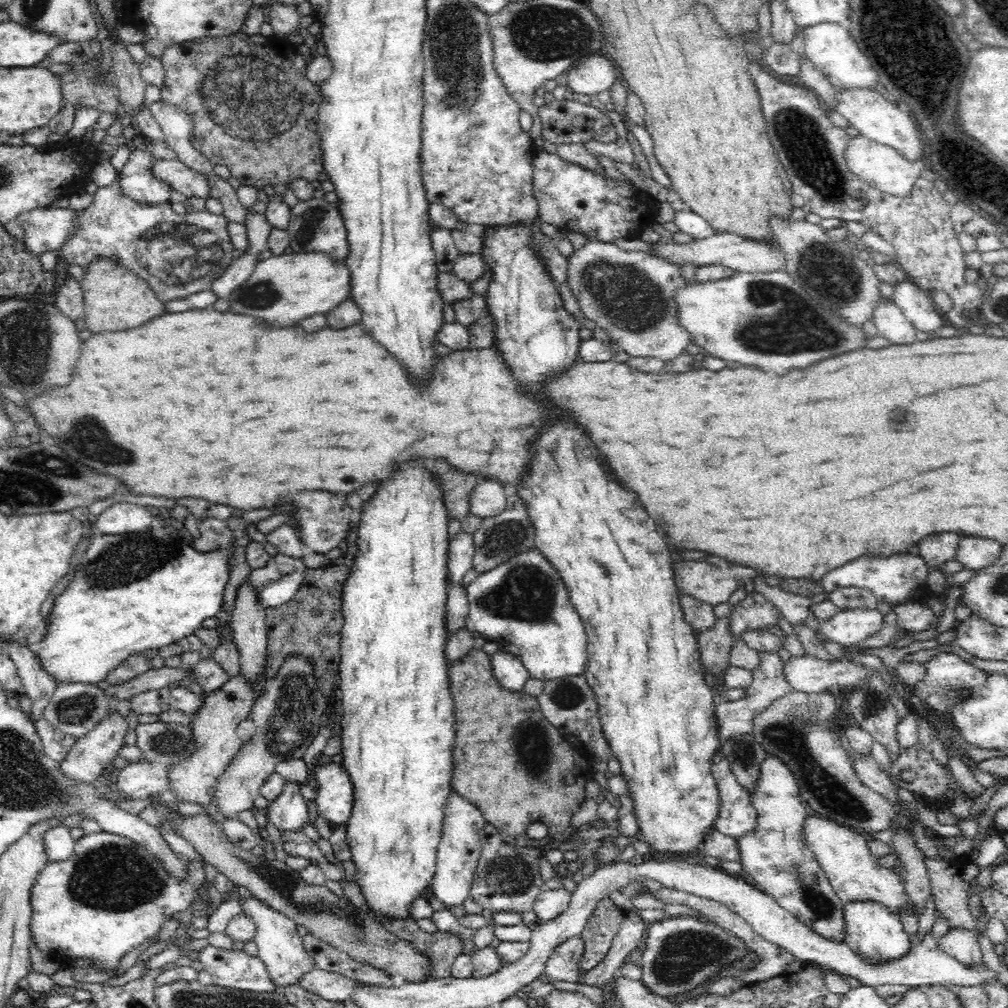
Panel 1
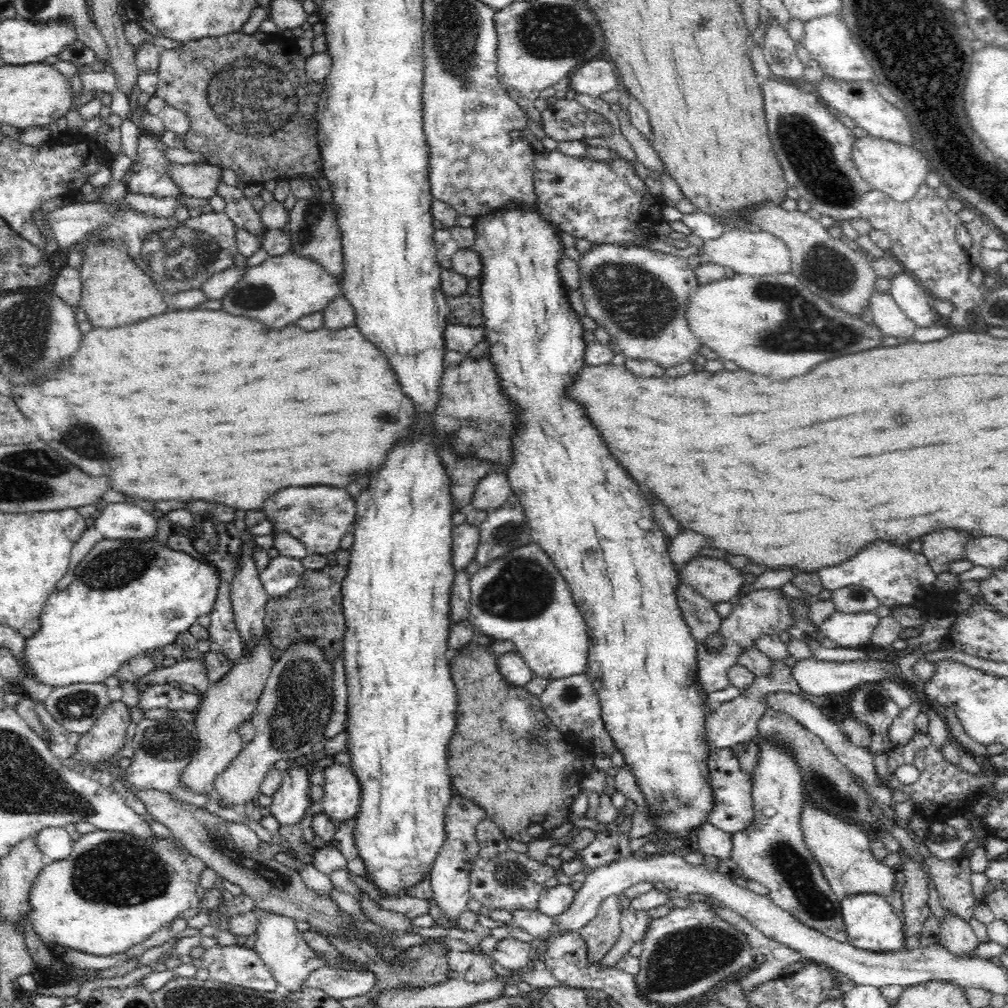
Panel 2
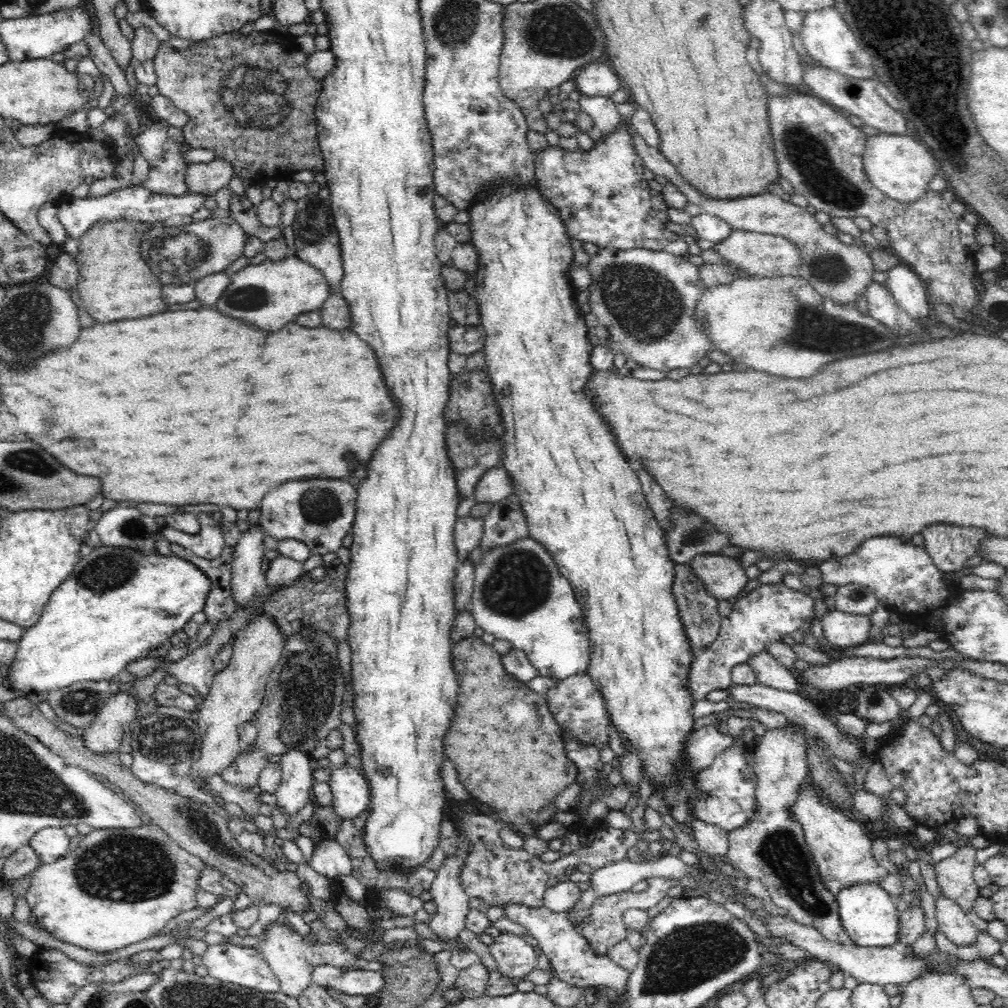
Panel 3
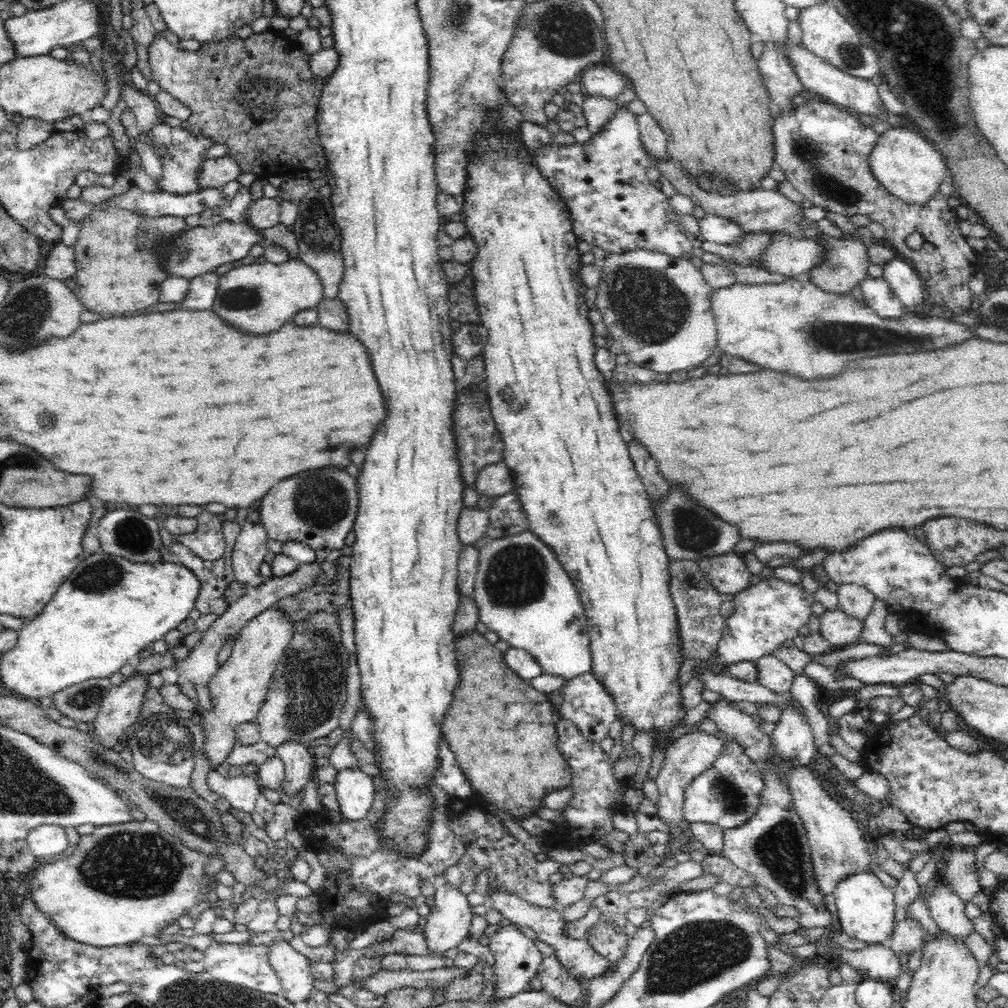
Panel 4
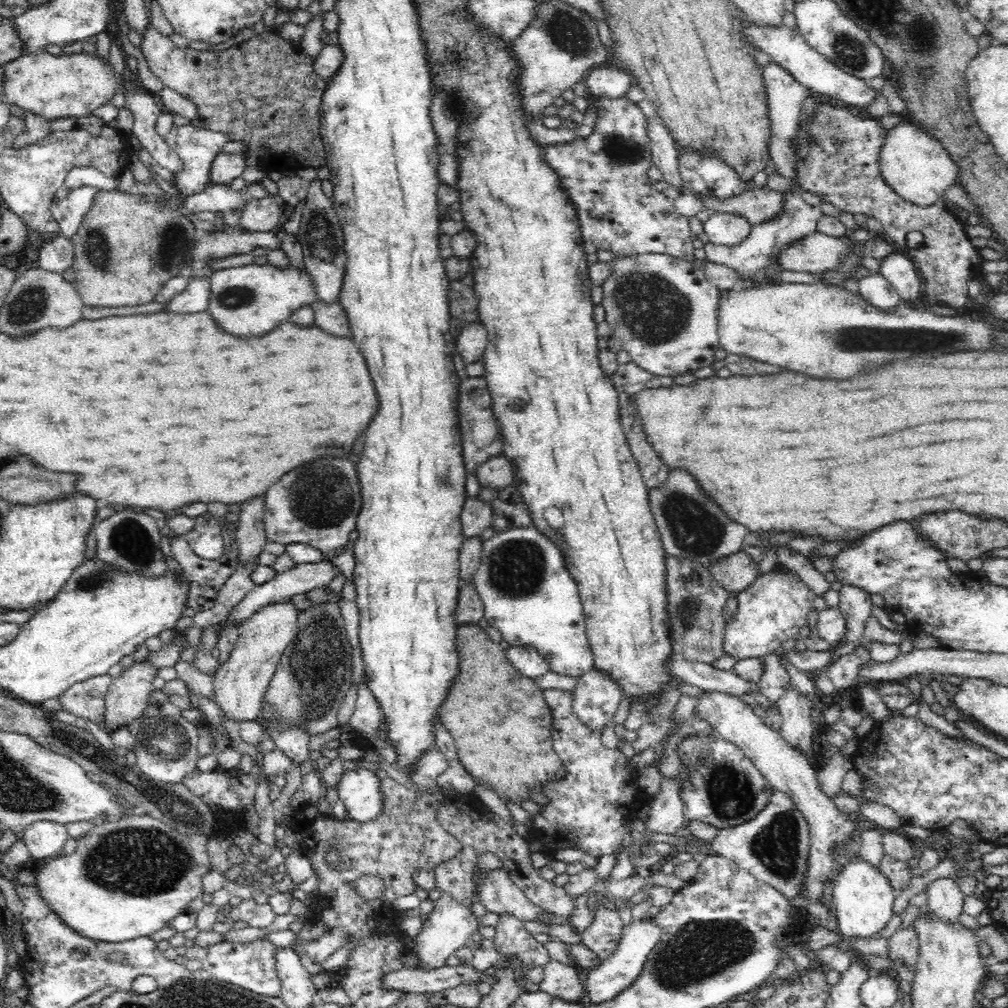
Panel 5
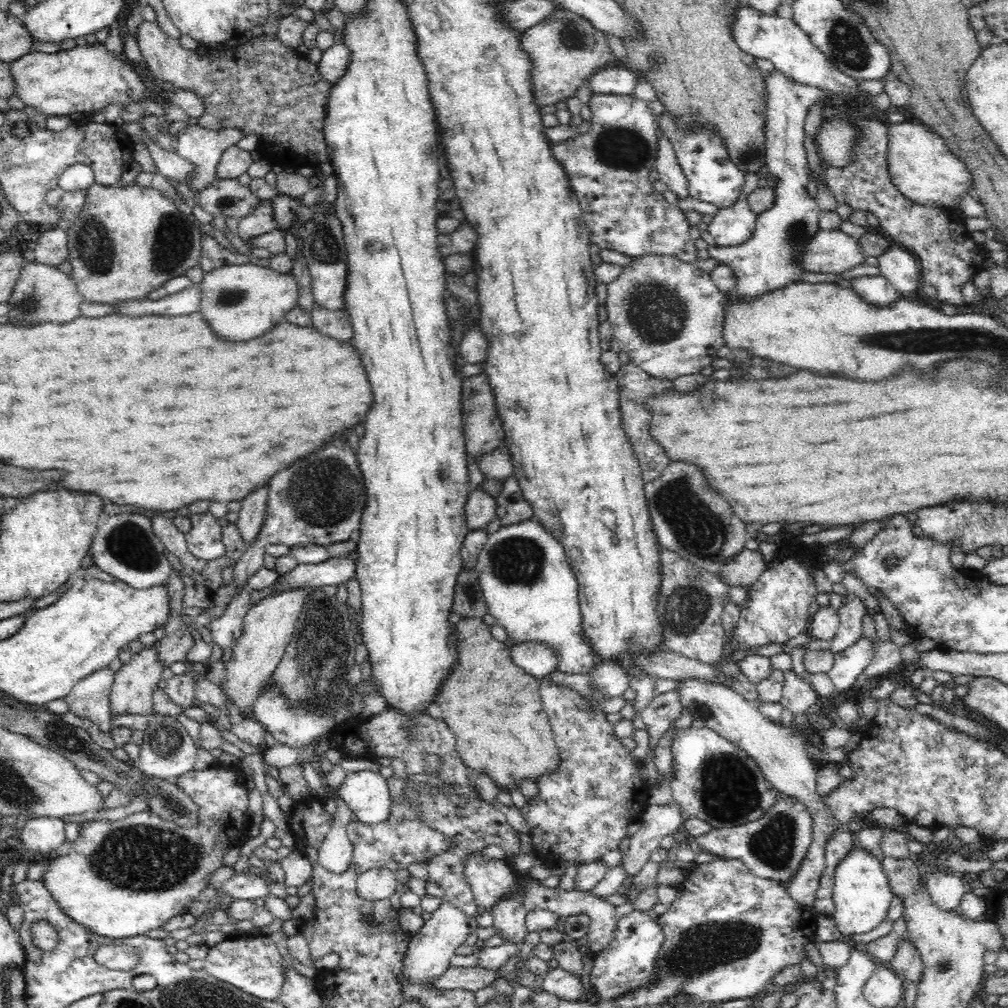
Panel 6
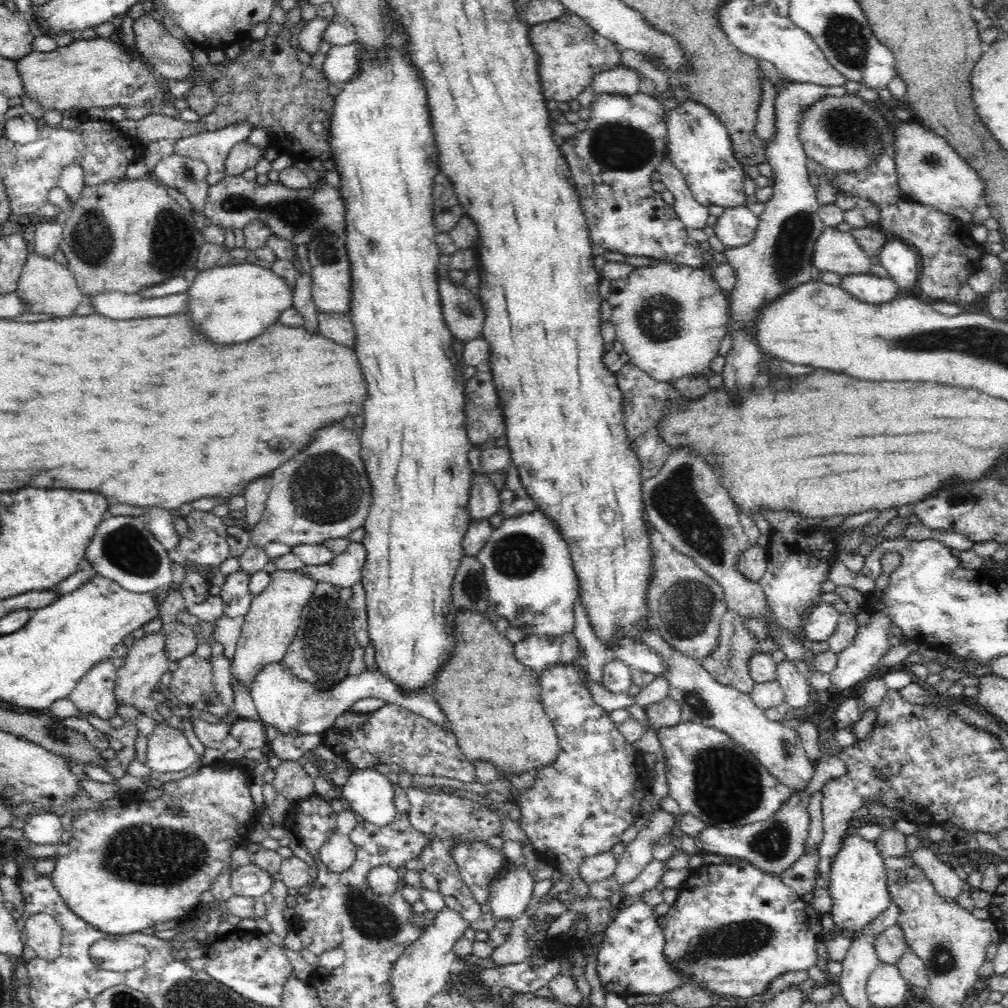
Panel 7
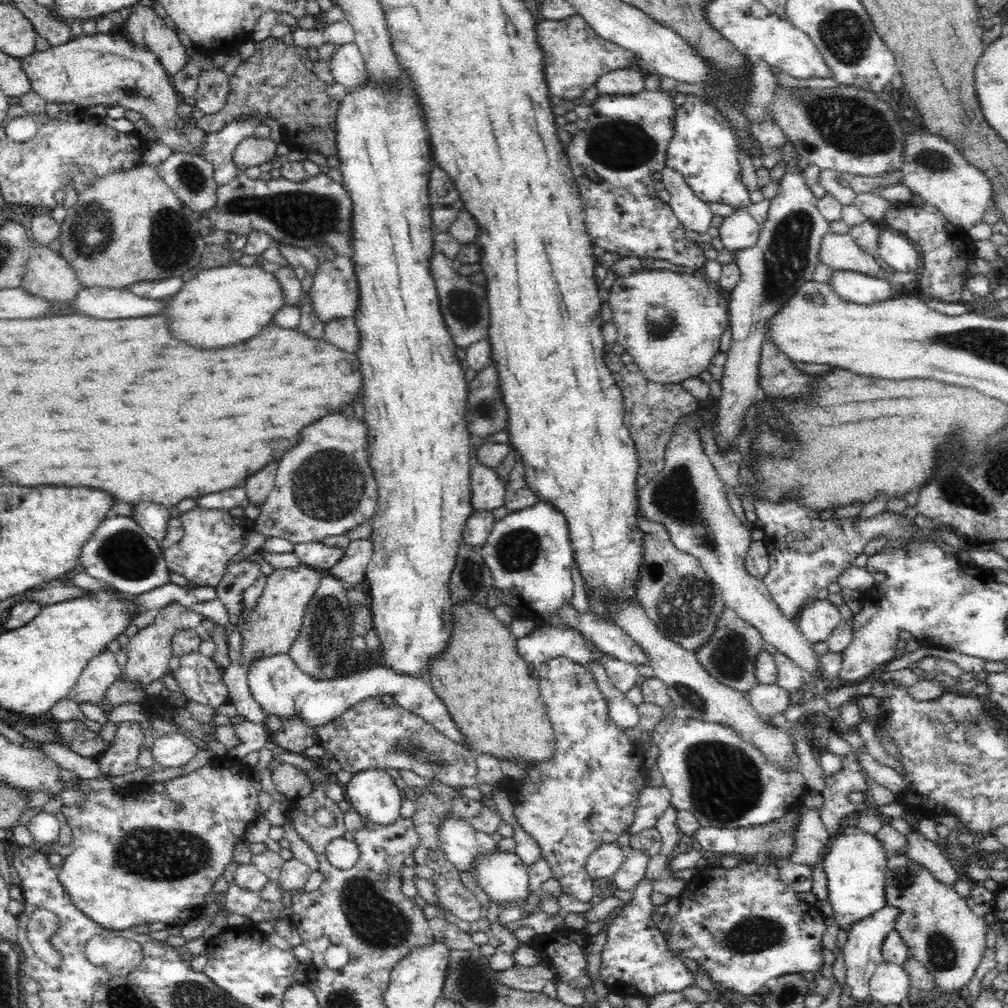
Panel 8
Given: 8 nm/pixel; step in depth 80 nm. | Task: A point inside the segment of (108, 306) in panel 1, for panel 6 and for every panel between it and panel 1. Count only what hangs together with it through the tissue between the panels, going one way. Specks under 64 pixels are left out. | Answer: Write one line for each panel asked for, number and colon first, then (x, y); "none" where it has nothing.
2: (116, 291)
3: (114, 283)
4: (116, 252)
5: (127, 246)
6: (125, 242)

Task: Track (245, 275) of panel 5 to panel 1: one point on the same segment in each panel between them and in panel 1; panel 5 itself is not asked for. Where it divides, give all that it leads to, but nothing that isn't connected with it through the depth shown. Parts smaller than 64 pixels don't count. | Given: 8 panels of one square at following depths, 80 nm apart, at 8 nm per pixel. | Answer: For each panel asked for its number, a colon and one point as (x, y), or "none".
1: (284, 289)
2: (281, 289)
3: (268, 295)
4: (256, 298)

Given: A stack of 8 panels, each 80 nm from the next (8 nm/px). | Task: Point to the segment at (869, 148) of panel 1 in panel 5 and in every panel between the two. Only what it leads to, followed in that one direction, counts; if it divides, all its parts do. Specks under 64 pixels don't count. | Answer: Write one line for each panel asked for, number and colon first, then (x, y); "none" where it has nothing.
2: (896, 169)
3: (901, 166)
4: (907, 165)
5: (917, 168)

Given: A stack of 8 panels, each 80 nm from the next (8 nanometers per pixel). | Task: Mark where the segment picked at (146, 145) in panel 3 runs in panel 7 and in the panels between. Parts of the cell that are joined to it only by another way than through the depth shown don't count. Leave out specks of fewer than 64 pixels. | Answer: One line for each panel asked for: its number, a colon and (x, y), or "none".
4: (186, 152)
5: (197, 147)
6: (204, 147)
7: (212, 147)

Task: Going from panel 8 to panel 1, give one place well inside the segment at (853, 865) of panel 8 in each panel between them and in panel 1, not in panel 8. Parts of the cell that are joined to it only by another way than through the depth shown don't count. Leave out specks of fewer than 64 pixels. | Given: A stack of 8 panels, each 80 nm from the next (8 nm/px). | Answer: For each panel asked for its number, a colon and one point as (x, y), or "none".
1: (871, 930)
2: (871, 924)
3: (869, 915)
4: (865, 910)
5: (863, 899)
6: (862, 896)
7: (859, 892)

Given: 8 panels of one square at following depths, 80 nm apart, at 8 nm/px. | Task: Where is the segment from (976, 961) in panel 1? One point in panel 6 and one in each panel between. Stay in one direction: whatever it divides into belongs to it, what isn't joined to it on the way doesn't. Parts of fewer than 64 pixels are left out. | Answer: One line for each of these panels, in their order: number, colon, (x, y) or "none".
2: (956, 935)
3: (952, 921)
4: (948, 910)
5: (945, 900)
6: (945, 890)

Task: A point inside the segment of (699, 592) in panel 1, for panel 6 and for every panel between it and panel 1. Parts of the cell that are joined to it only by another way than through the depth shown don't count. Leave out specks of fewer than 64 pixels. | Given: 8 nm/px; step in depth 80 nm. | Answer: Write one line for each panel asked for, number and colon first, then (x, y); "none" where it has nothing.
2: (713, 578)
3: (723, 578)
4: (728, 573)
5: (736, 572)
6: (745, 568)

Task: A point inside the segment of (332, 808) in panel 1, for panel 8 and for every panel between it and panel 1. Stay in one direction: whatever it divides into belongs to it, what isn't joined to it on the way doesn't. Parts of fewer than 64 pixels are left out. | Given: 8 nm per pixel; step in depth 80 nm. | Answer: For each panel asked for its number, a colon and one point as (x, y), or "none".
2: (342, 793)
3: (351, 792)
4: (355, 790)
5: (359, 789)
6: (366, 792)
7: (370, 794)
8: (372, 793)

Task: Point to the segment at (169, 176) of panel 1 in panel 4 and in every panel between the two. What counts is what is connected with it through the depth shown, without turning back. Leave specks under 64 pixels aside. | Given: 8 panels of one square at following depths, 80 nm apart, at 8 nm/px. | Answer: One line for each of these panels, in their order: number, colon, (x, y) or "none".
2: (199, 180)
3: (201, 178)
4: (214, 173)

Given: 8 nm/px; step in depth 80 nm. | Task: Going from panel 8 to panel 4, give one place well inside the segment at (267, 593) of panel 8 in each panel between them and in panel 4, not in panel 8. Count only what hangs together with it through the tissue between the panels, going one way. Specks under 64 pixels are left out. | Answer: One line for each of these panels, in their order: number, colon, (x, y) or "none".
4: (238, 689)
5: (240, 683)
6: (268, 627)
7: (270, 625)

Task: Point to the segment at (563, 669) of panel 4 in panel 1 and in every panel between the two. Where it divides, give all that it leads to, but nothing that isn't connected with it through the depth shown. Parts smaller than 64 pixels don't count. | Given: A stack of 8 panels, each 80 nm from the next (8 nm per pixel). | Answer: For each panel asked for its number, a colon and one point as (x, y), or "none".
1: (524, 601)
2: (521, 596)
3: (520, 595)

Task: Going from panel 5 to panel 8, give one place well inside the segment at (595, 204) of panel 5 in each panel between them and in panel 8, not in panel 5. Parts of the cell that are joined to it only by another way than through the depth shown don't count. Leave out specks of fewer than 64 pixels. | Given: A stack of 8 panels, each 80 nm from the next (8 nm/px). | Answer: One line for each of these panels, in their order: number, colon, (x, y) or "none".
6: (608, 166)
7: (611, 162)
8: (626, 140)

